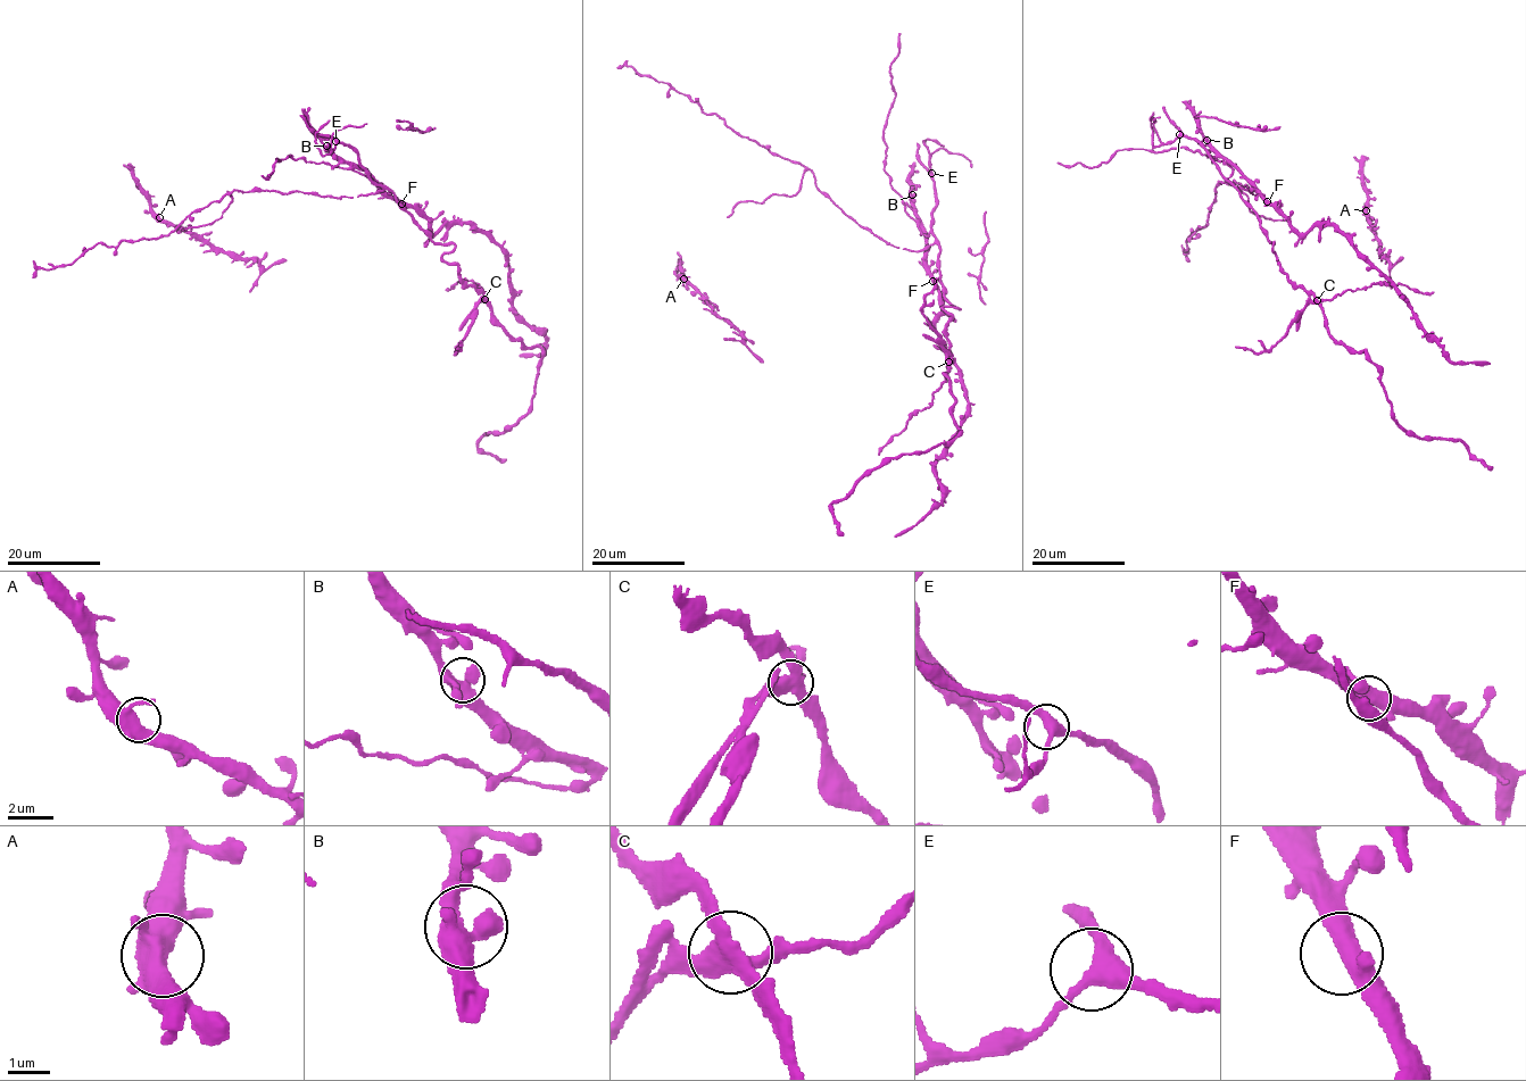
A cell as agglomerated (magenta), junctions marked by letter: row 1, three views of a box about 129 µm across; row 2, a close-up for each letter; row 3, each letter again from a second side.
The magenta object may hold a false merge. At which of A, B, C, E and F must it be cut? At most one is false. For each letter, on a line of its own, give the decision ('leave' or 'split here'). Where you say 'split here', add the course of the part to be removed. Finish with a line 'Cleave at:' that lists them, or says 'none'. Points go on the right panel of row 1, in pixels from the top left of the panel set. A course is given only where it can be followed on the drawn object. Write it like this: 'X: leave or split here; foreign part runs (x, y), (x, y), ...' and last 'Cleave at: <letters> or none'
A: leave
B: leave
C: split here; foreign part runs (1317, 300), (1383, 282), (1391, 285), (1400, 283), (1423, 293), (1433, 292)
E: leave
F: leave
Cleave at: C

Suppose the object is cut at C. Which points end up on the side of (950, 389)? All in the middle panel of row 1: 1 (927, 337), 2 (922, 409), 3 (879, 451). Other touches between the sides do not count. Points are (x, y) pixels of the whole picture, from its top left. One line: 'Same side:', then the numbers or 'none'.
Same side: none

